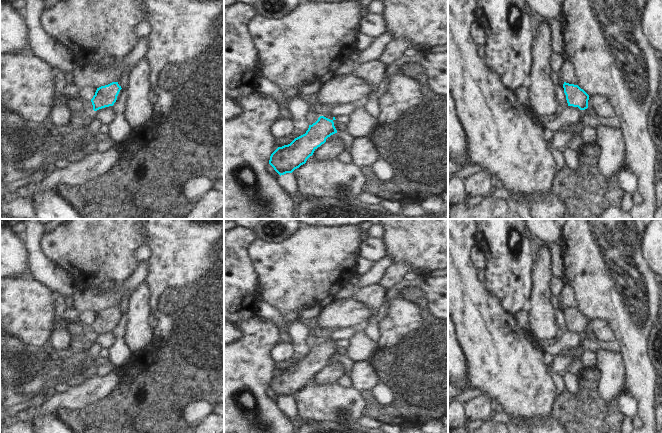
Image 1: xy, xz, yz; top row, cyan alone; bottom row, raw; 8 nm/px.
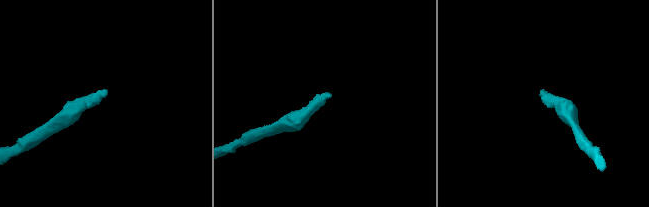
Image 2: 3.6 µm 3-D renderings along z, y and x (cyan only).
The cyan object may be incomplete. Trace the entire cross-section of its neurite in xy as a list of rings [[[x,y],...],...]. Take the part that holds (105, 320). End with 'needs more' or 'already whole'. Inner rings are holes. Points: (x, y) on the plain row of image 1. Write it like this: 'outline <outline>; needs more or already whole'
outline [[[112,306],[97,312],[95,319],[91,323],[93,334],[97,335],[105,331],[113,330],[121,313],[118,306]]]; already whole

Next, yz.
outline [[[564,306],[564,317],[568,330],[578,331],[580,334],[588,332],[589,319],[578,309]]]; already whole

